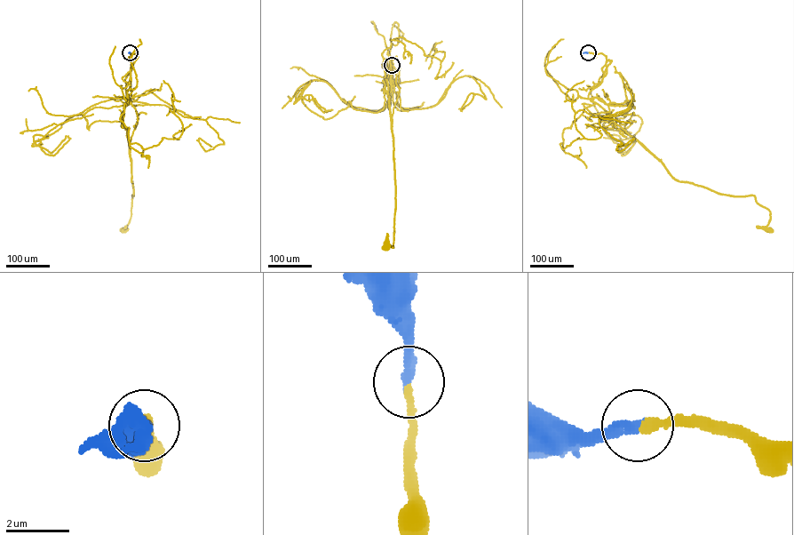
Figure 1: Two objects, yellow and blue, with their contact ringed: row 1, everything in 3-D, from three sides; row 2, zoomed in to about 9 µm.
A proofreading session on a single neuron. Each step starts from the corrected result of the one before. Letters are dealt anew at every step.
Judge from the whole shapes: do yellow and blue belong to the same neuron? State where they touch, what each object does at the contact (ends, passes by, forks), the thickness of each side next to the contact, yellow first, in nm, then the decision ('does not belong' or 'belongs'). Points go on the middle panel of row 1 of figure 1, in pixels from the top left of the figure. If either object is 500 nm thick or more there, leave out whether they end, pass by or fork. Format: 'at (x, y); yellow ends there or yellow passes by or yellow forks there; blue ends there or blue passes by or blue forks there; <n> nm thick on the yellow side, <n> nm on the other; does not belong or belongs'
at (392, 65); yellow ends there; blue ends there; 240 nm thick on the yellow side, 320 nm on the other; belongs

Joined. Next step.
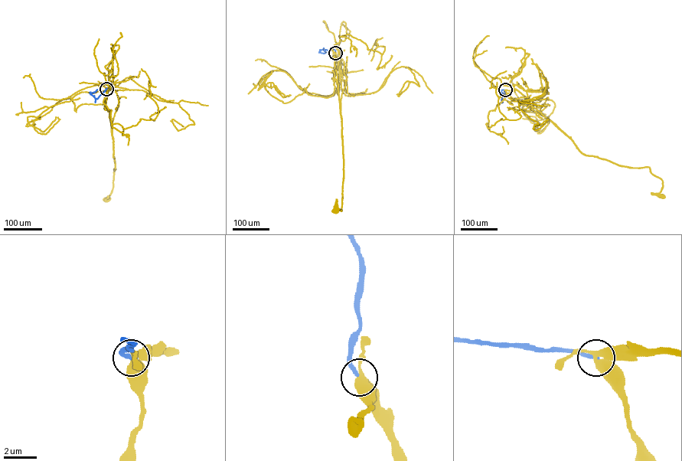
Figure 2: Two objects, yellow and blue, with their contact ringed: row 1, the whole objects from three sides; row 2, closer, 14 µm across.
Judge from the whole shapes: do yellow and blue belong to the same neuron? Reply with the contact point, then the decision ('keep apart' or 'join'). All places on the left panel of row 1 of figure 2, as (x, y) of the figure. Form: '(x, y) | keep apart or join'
(106, 89) | keep apart

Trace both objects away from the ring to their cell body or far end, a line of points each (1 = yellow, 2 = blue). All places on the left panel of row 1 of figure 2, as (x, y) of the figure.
1: (106, 89), (106, 108), (109, 112), (115, 169), (112, 190), (106, 199)
2: (106, 89), (95, 99), (90, 93), (97, 89)

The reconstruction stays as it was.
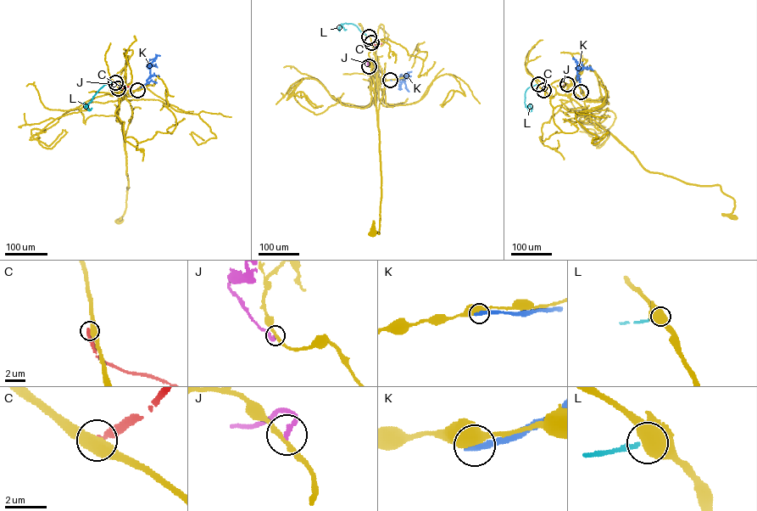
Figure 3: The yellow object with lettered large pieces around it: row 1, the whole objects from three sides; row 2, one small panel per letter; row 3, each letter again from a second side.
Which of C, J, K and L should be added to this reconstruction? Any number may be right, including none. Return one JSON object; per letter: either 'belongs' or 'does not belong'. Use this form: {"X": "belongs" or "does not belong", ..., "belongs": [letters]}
{"C": "does not belong", "J": "does not belong", "K": "does not belong", "L": "does not belong", "belongs": []}

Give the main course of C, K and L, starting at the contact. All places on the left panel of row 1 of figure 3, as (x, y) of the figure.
C: (118, 88), (128, 87)
K: (137, 90), (146, 83), (152, 64), (157, 67)
L: (115, 82), (105, 84), (98, 91), (86, 107), (89, 110), (91, 108)

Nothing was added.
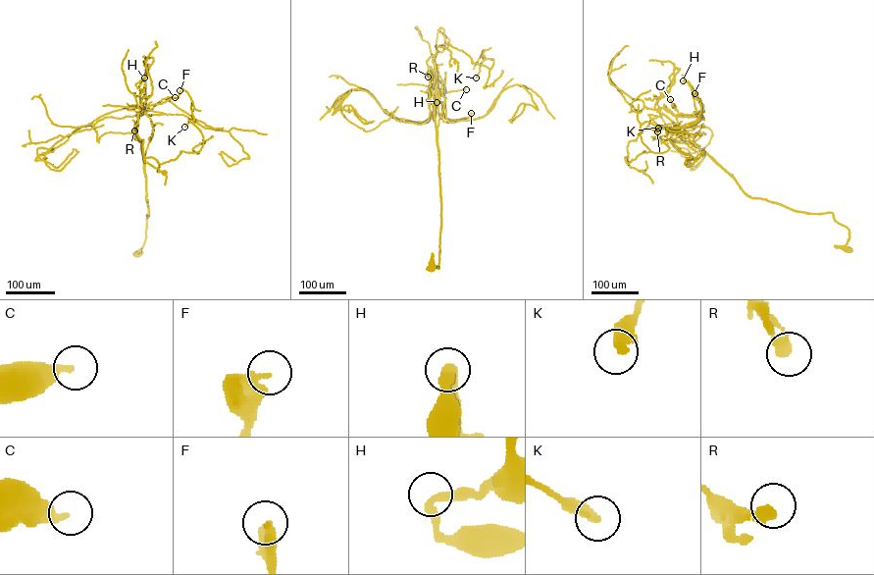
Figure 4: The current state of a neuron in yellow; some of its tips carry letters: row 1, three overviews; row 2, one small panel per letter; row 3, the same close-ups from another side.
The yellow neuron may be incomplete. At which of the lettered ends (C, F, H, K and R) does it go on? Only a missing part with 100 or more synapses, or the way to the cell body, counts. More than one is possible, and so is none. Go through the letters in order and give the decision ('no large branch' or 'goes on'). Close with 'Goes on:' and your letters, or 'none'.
C: no large branch
F: no large branch
H: no large branch
K: no large branch
R: no large branch
Goes on: none

